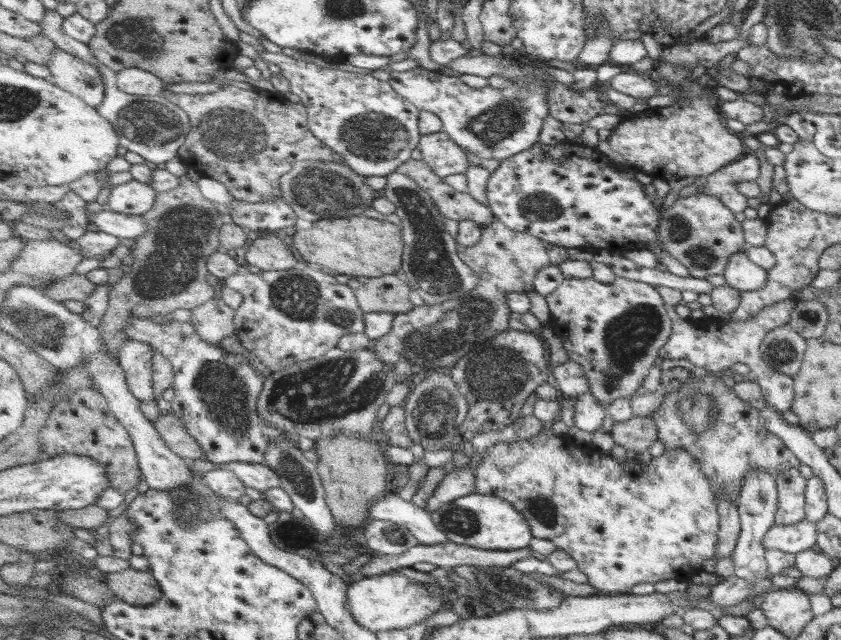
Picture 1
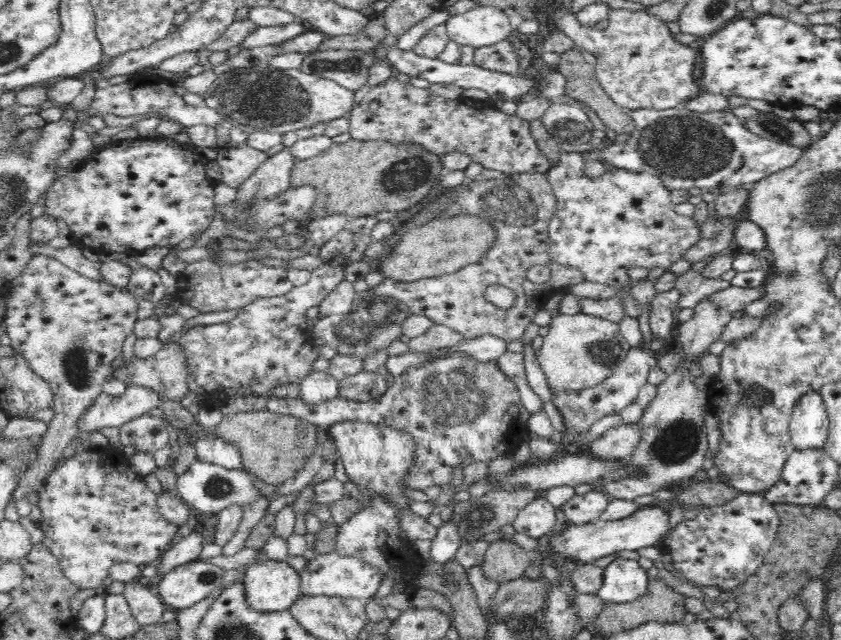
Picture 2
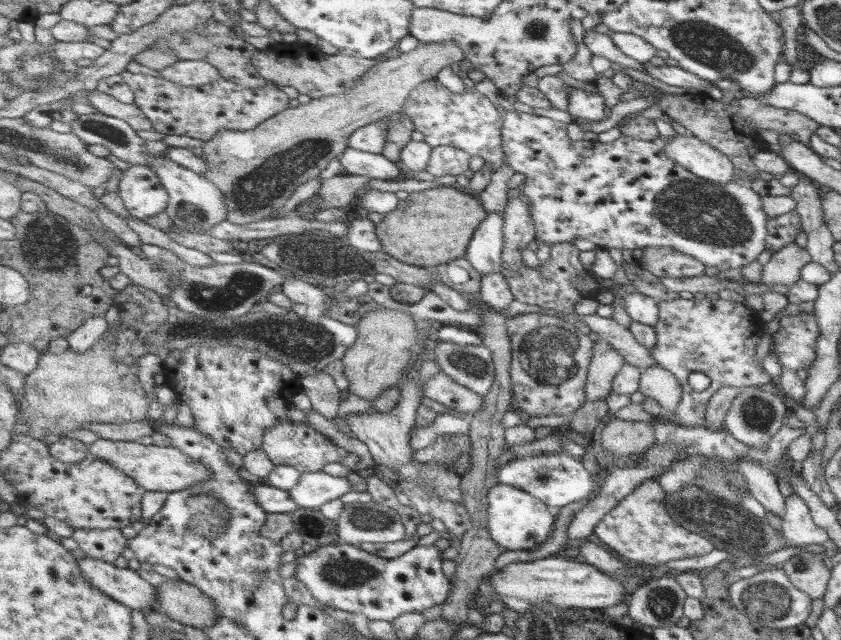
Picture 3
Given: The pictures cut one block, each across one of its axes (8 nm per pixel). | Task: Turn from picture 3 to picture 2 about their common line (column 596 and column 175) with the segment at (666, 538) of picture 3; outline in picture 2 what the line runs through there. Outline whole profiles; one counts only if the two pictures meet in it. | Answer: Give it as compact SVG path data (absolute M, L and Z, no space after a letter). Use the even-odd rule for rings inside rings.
M108 446L100 450L80 450L73 454L71 458L61 459L50 476L47 478L45 485L38 490L39 501L37 502L41 510L41 520L38 522L39 528L43 531L43 543L52 551L52 554L58 557L62 572L74 583L81 588L95 588L98 591L103 591L102 581L109 576L109 568L115 562L130 561L134 564L156 564L160 561L162 553L166 551L168 545L178 533L180 526L170 526L166 519L160 514L157 507L157 498L159 493L150 490L146 486L142 476L129 467L130 462L124 460L125 454L121 448Z

